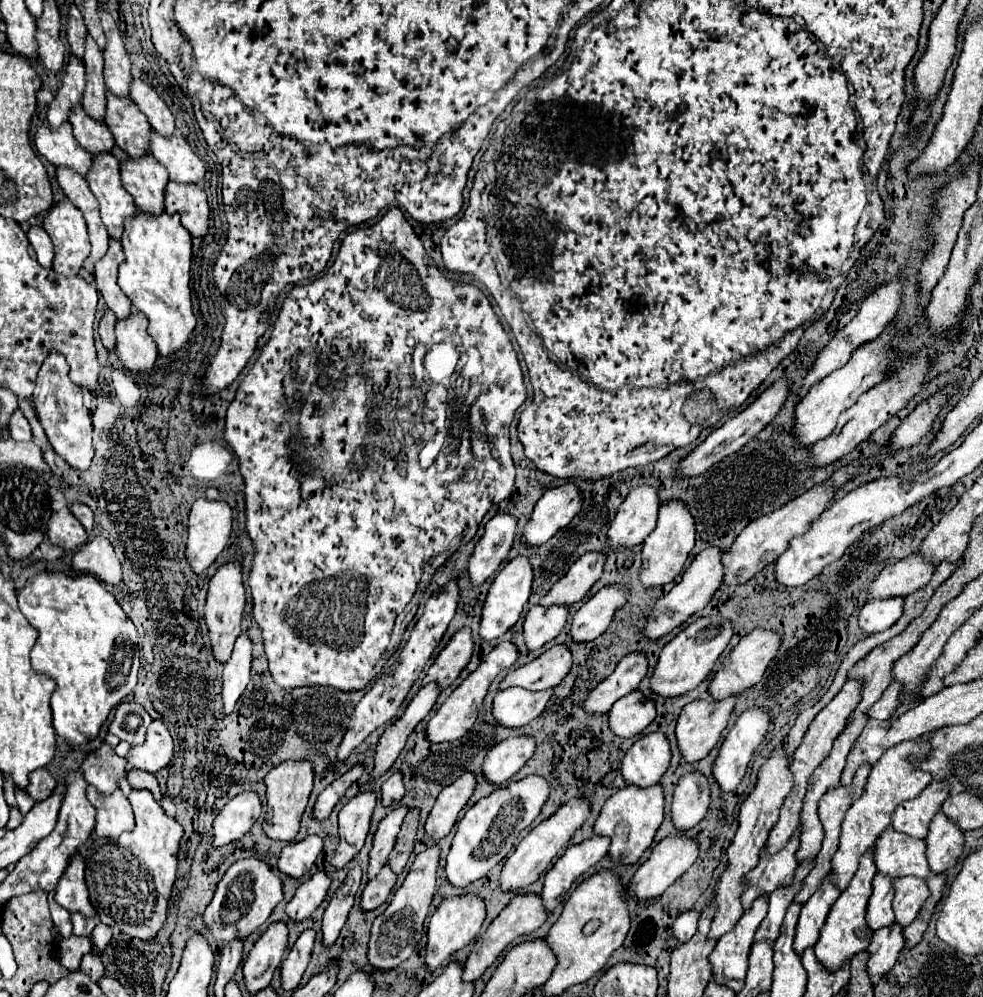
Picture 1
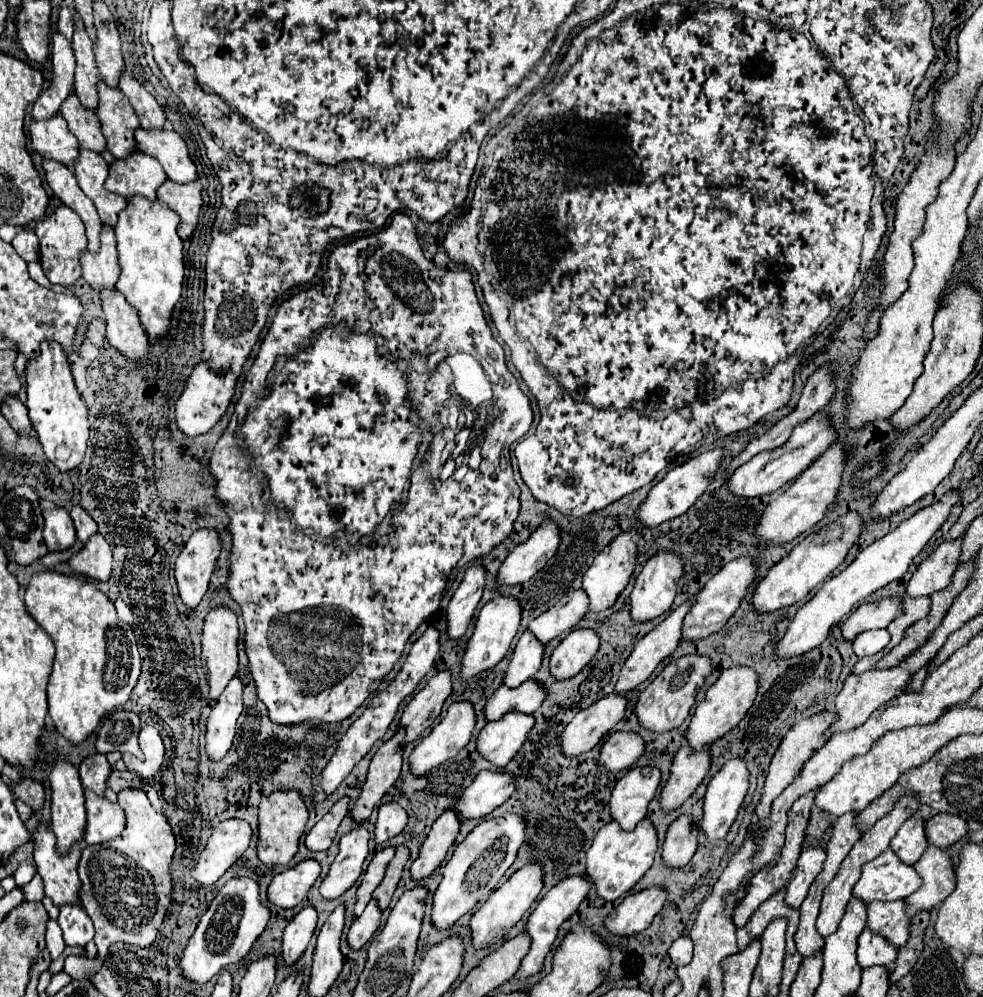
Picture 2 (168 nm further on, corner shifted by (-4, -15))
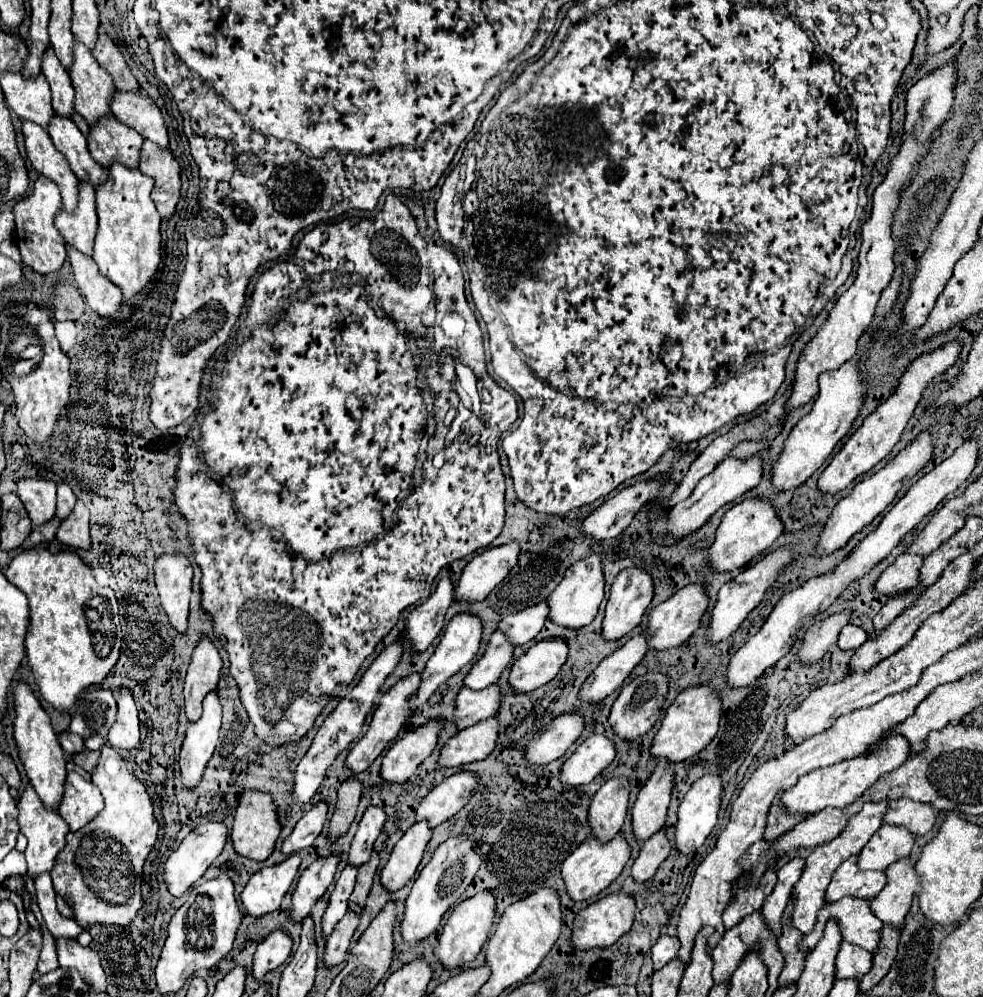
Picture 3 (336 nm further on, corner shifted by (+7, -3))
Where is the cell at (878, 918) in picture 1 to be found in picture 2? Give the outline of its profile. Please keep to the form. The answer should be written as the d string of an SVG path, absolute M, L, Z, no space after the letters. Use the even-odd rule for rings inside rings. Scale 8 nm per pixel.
M866 928L858 938L858 964L862 968L876 966L876 964L892 964L896 960L898 948L878 932Z

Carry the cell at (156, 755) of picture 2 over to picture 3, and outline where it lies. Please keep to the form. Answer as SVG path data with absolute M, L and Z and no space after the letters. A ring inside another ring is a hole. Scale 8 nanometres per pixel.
M121 686L117 690L117 722L109 730L109 744L113 748L137 750L139 748L139 718L131 692Z

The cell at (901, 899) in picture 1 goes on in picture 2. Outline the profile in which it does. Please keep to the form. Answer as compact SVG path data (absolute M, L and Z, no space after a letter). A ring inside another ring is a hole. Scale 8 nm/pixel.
M906 900L868 904L868 928L880 932L882 936L888 936L888 940L892 940L892 944L896 944L898 948L908 942L910 924L912 918L908 916Z

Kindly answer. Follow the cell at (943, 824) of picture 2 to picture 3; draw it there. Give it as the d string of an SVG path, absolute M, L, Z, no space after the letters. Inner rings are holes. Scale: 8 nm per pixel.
M909 798L891 800L887 804L883 824L899 824L911 834L927 834L935 824L935 810L929 804L913 802Z

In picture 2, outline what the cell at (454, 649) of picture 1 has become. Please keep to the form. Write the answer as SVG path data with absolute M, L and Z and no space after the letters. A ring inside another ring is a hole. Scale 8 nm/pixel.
M442 670L434 674L428 684L408 702L400 724L406 728L404 744L416 740L440 716L444 700L452 694L452 672Z

